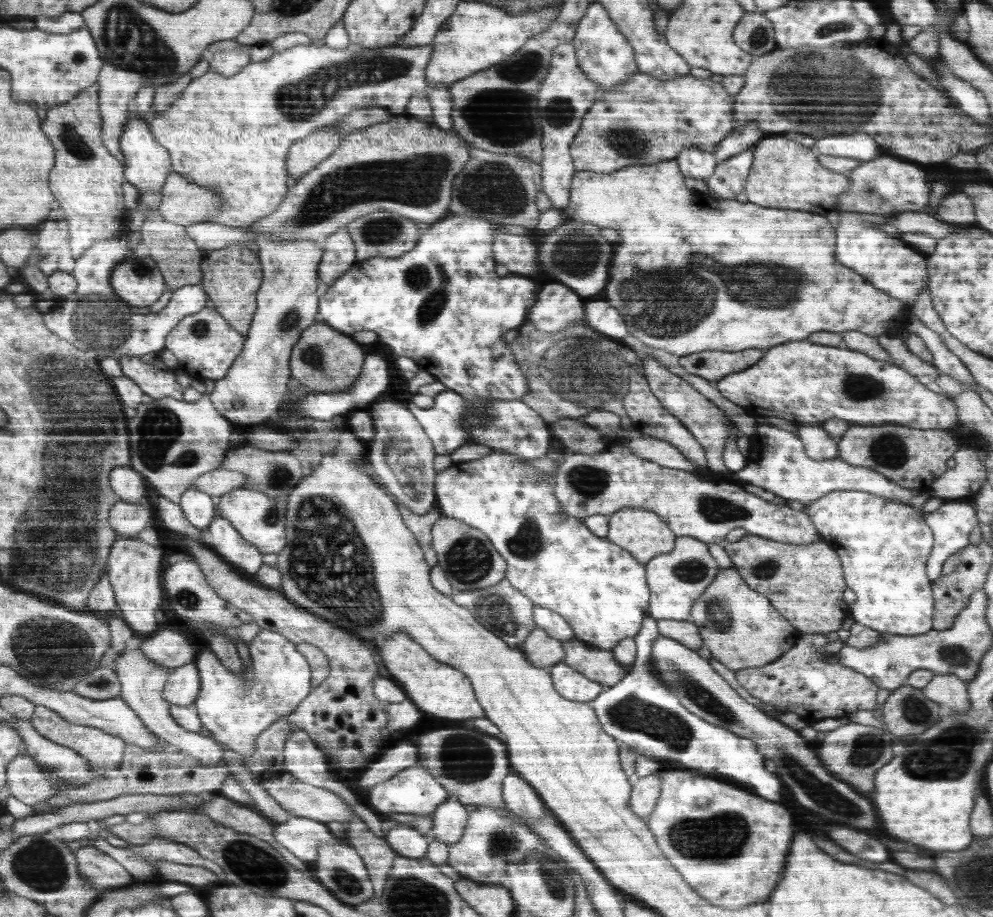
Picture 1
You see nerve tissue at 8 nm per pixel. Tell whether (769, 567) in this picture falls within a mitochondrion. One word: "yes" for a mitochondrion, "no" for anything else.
yes

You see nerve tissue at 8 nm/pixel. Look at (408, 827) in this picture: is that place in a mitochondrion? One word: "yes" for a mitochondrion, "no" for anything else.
no

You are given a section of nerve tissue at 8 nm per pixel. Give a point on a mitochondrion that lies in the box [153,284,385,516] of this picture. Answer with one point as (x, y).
(315, 356)

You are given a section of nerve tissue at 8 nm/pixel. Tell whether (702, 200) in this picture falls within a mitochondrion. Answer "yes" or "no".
no

